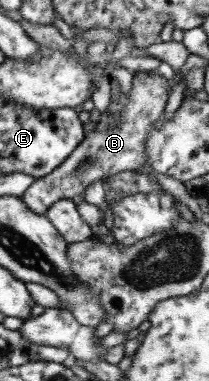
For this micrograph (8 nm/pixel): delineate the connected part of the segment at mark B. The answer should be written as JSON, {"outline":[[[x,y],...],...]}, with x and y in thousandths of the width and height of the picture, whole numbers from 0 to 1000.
{"outline":[[[727,186],[632,192],[641,226],[617,247],[574,239],[569,262],[526,268],[517,297],[464,299],[455,341],[431,346],[431,354],[407,352],[373,386],[354,388],[258,449],[167,467],[163,480],[100,512],[144,554],[215,564],[230,546],[292,522],[359,528],[388,520],[411,493],[450,475],[584,449],[641,449],[665,433],[689,433],[703,415],[694,365],[785,297],[818,215]]]}

